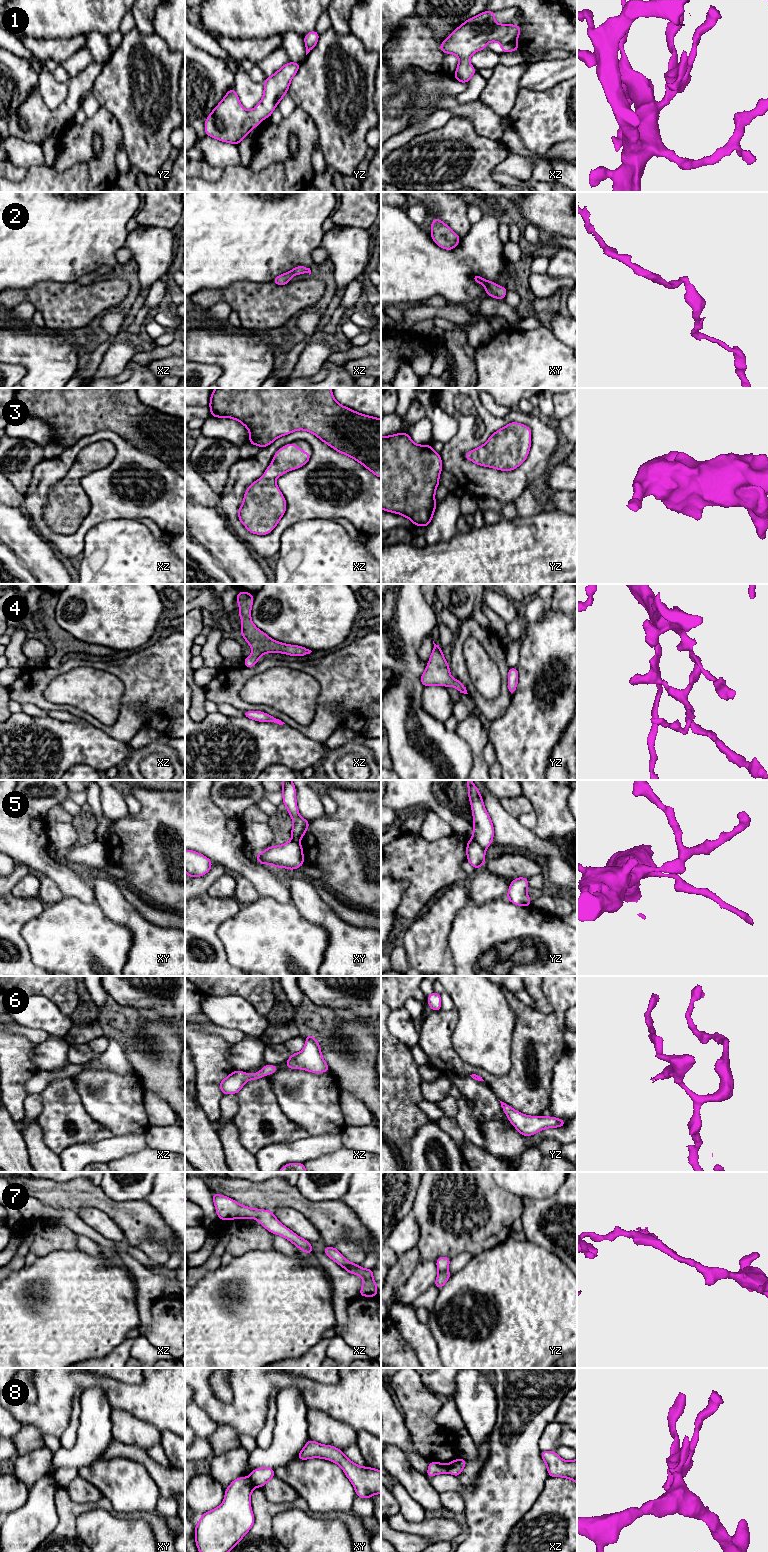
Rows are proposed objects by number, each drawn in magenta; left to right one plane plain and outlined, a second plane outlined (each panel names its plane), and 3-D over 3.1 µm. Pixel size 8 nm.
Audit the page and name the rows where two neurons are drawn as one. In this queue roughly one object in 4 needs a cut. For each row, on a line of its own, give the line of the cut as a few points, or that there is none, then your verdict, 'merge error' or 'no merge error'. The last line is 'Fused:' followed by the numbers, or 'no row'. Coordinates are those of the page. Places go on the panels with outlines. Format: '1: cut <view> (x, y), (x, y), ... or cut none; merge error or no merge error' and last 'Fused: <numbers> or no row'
1: cut none; no merge error
2: cut none; no merge error
3: cut none; no merge error
4: cut none; no merge error
5: cut yz (472, 838), (484, 850); merge error
6: cut none; no merge error
7: cut none; no merge error
8: cut xy (248, 1477), (255, 1486); merge error
Fused: 5, 8

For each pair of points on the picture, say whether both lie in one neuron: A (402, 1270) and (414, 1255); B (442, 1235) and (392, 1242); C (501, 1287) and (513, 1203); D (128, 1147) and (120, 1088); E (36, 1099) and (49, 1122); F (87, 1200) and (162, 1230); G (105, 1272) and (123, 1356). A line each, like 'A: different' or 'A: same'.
A: same
B: different
C: different
D: different
E: different
F: same
G: different

